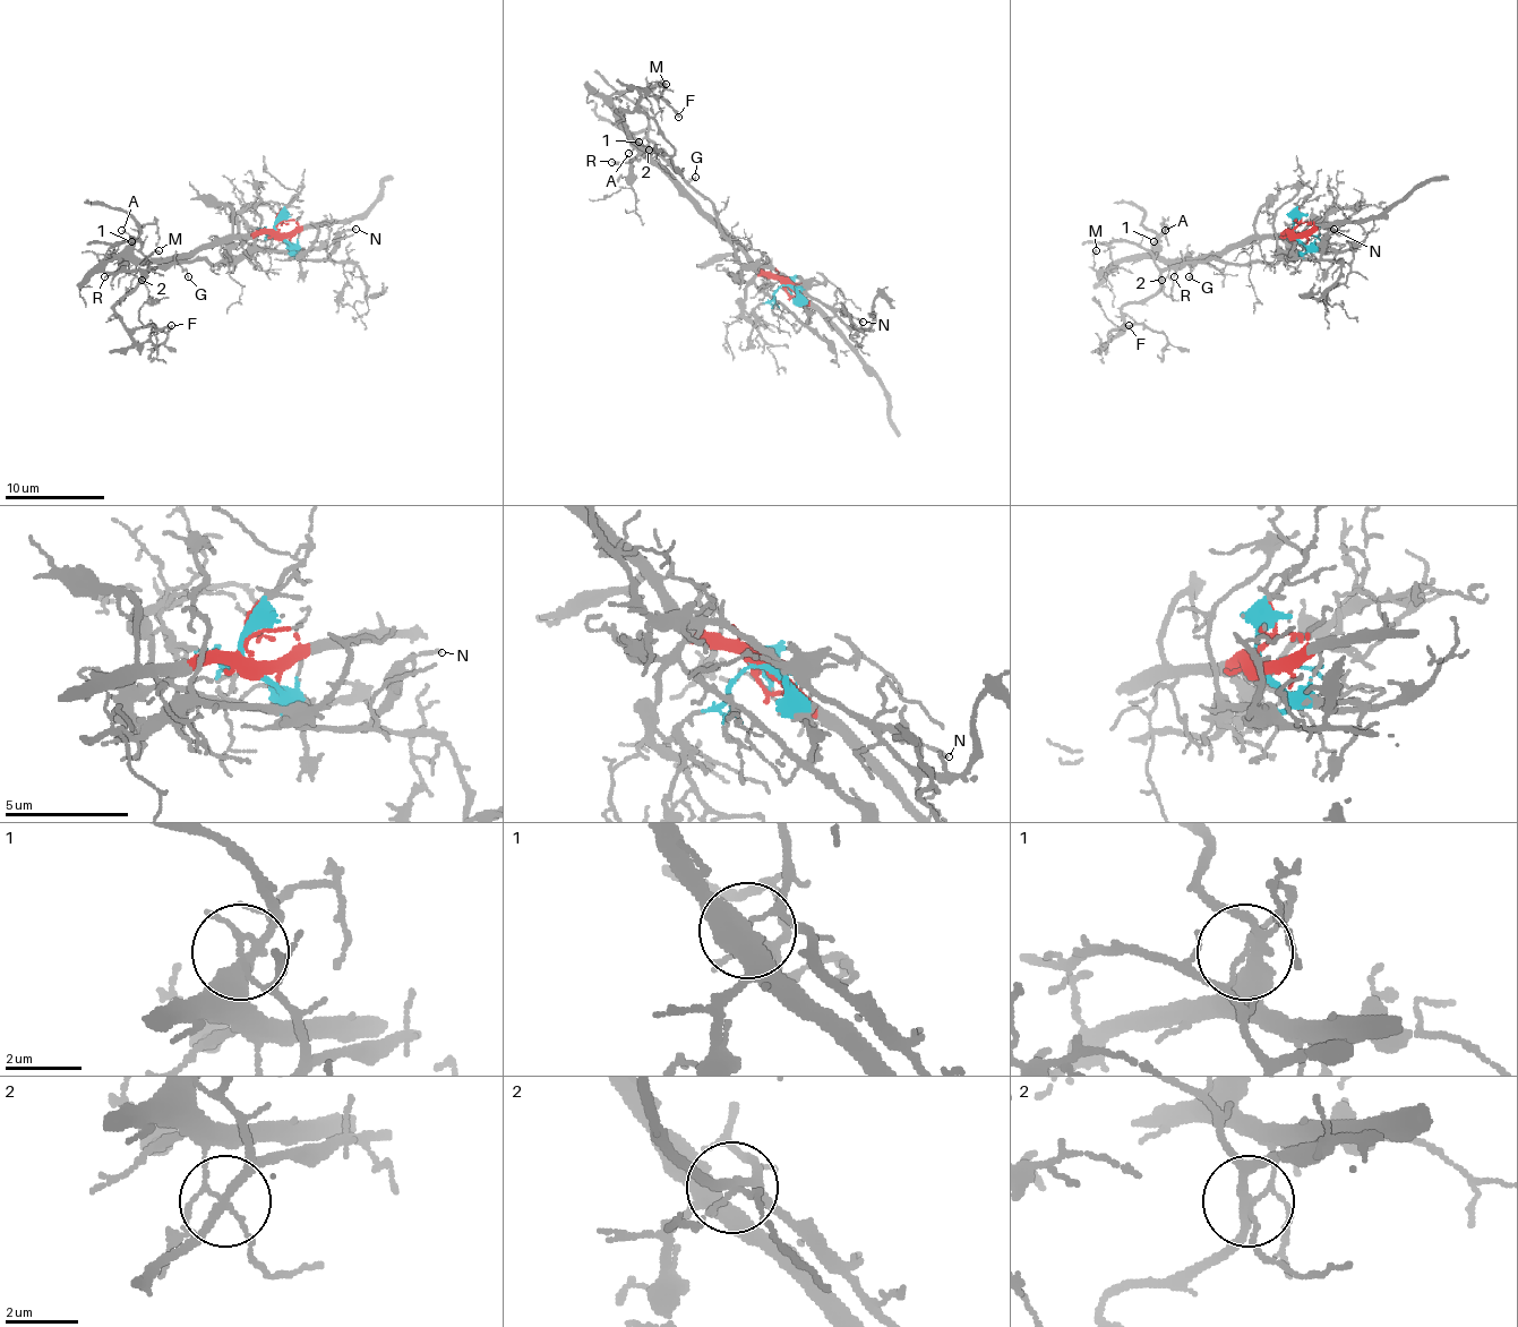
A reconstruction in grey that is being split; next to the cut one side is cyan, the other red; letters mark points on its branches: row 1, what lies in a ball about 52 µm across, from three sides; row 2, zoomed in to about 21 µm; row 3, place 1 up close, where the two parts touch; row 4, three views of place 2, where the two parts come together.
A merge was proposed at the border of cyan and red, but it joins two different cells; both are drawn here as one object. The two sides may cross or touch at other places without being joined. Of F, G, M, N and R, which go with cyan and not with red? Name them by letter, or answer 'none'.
F, G, N

